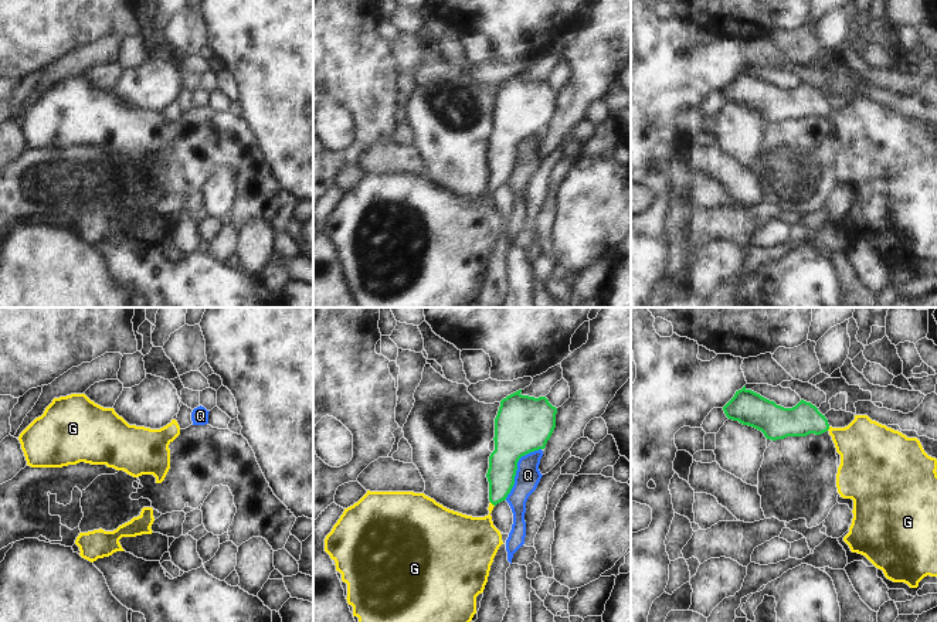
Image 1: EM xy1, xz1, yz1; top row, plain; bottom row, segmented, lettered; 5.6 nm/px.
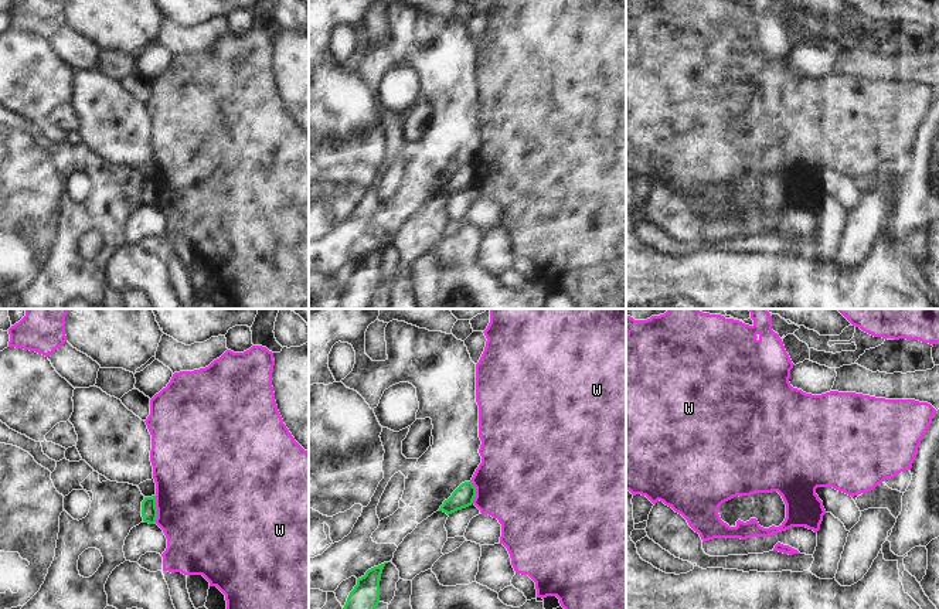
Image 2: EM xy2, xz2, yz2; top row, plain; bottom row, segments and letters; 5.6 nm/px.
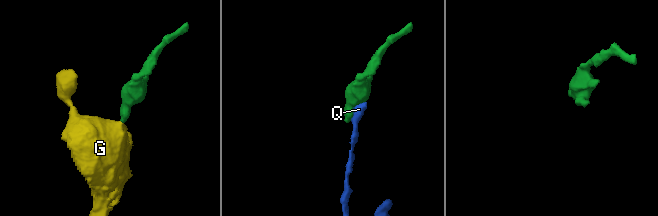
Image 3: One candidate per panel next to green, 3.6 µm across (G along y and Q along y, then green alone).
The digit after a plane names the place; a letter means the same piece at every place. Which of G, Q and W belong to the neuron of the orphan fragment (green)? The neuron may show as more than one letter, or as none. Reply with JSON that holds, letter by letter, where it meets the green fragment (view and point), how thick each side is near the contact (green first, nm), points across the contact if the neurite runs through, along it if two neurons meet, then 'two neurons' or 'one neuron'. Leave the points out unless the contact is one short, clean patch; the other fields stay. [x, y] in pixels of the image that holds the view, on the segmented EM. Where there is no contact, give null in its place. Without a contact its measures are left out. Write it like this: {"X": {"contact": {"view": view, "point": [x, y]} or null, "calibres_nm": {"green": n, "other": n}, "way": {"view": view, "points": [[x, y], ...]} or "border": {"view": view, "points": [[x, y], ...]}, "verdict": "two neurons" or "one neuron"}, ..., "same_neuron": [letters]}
{"G": {"contact": {"view": "xz1", "point": [492, 503]}, "calibres_nm": {"green": 160, "other": 280}, "way": {"view": "xz1", "points": [[503, 461], [501, 485], [492, 503], [489, 517], [471, 541]]}, "verdict": "one neuron"}, "Q": {"contact": {"view": "xz1", "point": [516, 469]}, "calibres_nm": {"green": 300, "other": 140}, "border": {"view": "xz1", "points": [[540, 448], [525, 454], [519, 459], [515, 483], [505, 499]]}, "verdict": "two neurons"}, "W": {"contact": {"view": "xy2", "point": [156, 509]}, "calibres_nm": {"green": 90, "other": 500}, "border": {"view": "xy2", "points": [[153, 496], [156, 521]]}, "verdict": "two neurons"}, "same_neuron": ["G"]}

